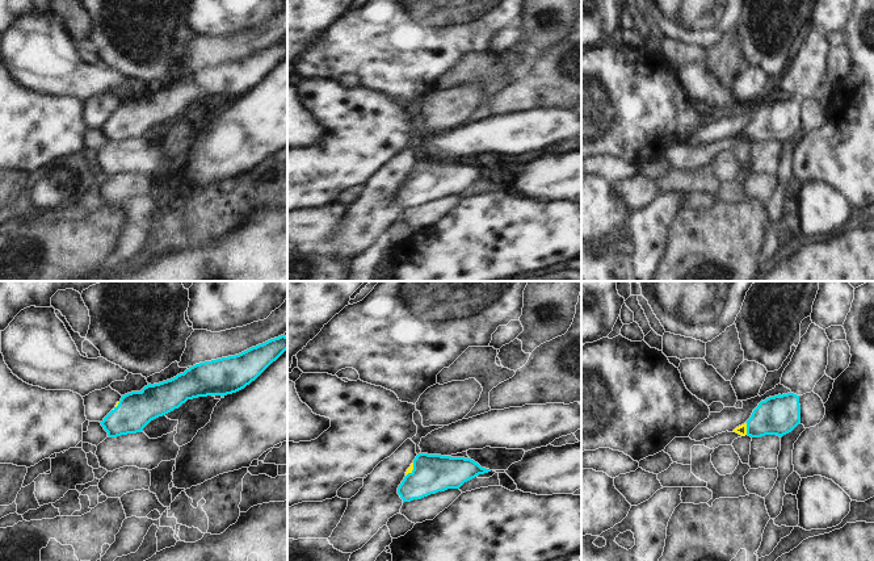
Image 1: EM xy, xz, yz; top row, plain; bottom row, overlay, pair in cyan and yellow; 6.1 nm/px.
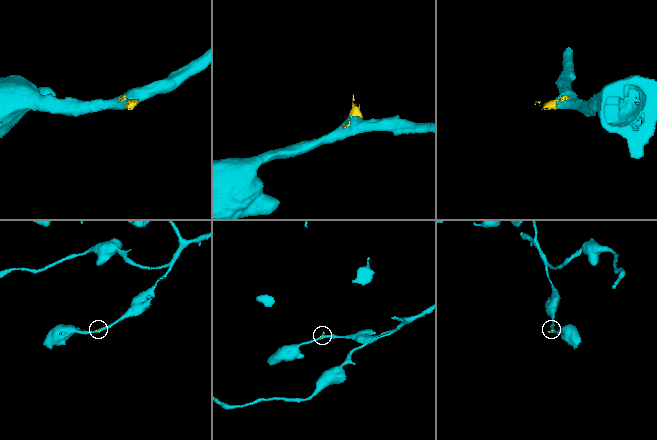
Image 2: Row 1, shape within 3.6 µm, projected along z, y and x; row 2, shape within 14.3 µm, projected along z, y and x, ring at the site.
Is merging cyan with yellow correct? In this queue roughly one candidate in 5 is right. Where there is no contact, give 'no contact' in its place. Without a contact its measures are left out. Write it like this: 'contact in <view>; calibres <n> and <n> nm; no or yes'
contact in yz; calibres 240 and 60 nm; yes

